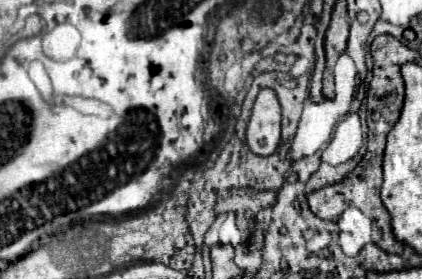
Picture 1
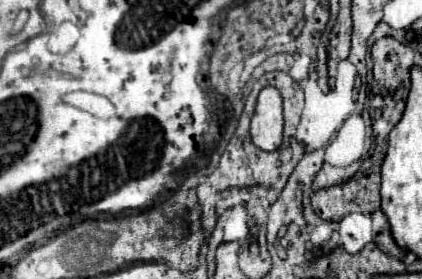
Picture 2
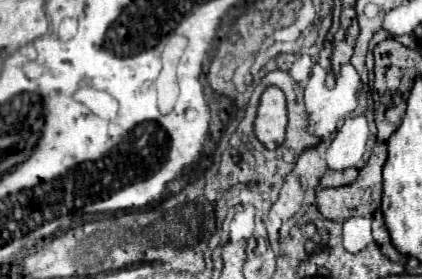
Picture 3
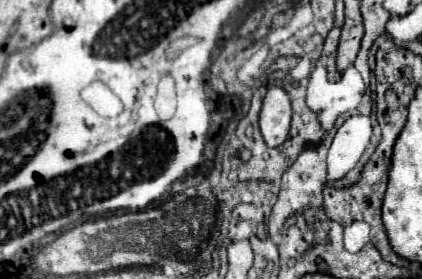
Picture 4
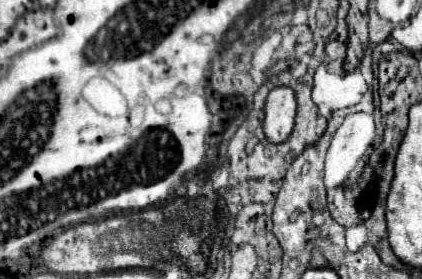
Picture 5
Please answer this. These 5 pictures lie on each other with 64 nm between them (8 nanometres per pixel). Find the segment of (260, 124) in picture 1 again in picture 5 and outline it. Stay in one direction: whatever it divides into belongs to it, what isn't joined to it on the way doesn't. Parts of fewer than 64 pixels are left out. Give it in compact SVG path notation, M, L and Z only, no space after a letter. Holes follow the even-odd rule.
M278 86L270 90L264 104L264 122L262 122L268 142L272 144L284 142L294 128L294 116L296 116L296 96L292 88Z

